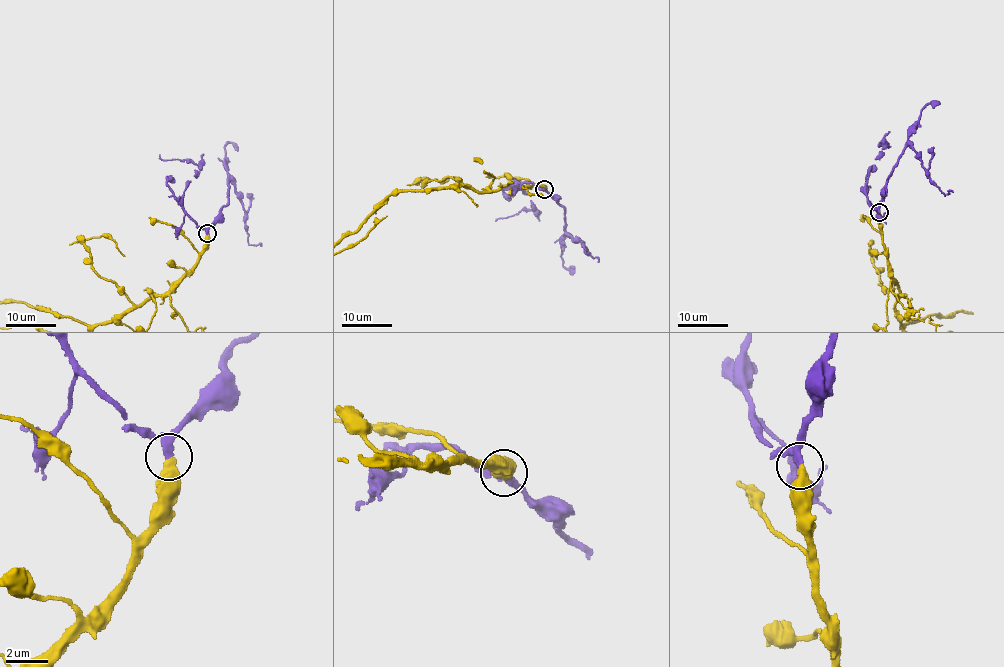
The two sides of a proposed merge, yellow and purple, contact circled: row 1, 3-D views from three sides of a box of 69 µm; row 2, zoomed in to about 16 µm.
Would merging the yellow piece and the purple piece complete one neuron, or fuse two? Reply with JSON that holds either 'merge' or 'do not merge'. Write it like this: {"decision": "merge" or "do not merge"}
{"decision": "merge"}

